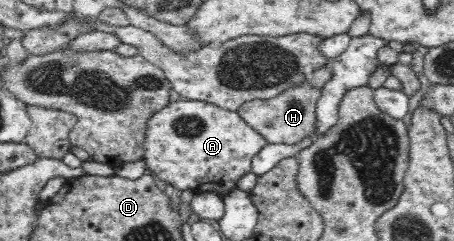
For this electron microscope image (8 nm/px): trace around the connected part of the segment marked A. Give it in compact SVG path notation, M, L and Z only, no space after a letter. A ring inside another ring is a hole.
M181 97L171 100L147 121L142 157L146 169L189 195L228 193L235 188L239 177L250 170L251 157L266 145L264 136L240 116L239 111L229 111L206 101Z

